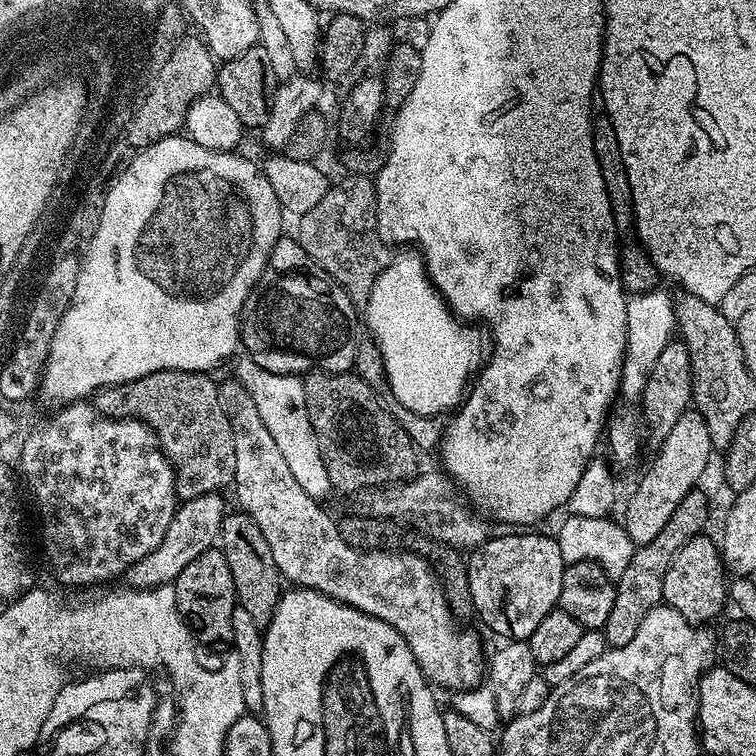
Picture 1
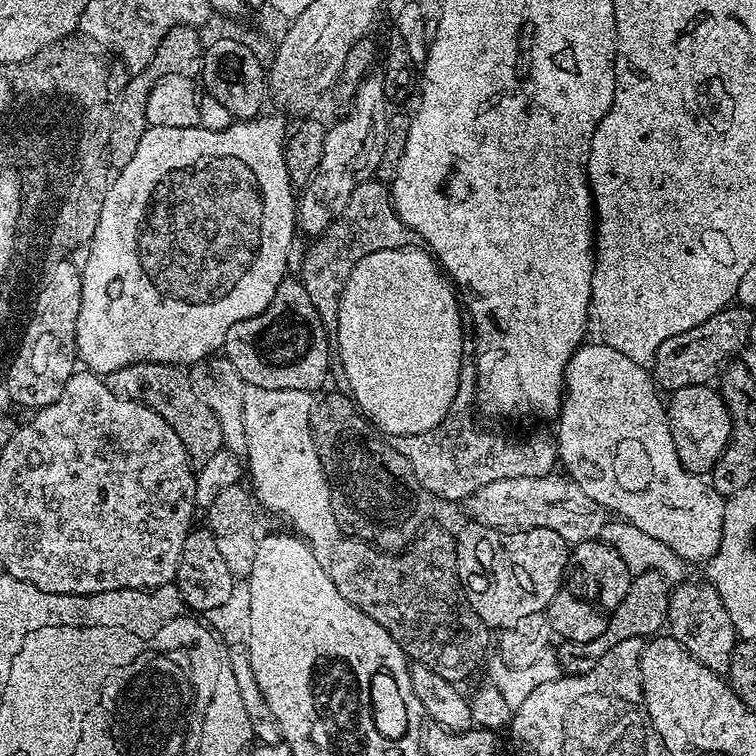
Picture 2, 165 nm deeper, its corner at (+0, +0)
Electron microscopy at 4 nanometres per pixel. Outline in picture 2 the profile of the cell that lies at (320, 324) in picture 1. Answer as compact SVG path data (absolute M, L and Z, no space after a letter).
M286 278L278 286L278 290L274 290L274 298L270 298L270 306L266 306L266 310L262 310L262 314L258 314L254 318L246 318L242 322L238 322L234 326L230 326L230 334L226 334L226 342L222 349L223 355L234 366L234 370L238 370L238 374L242 374L245 385L253 384L258 387L268 387L270 390L302 390L308 393L315 393L315 388L320 388L324 384L324 379L328 376L328 342L330 346L330 332L324 329L326 324L325 317L320 315L318 310L314 310L314 296L310 294L309 289L301 284L299 279Z

